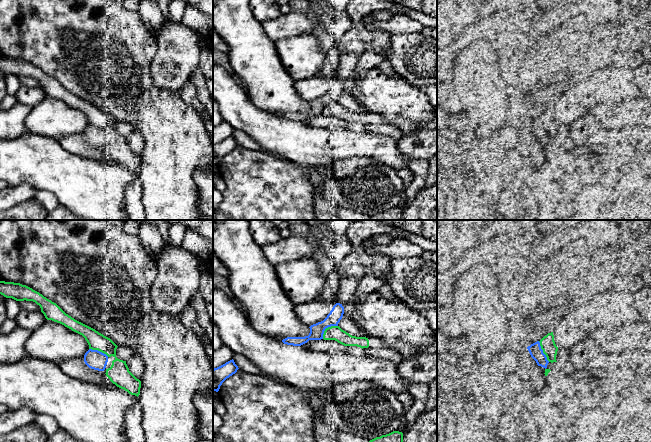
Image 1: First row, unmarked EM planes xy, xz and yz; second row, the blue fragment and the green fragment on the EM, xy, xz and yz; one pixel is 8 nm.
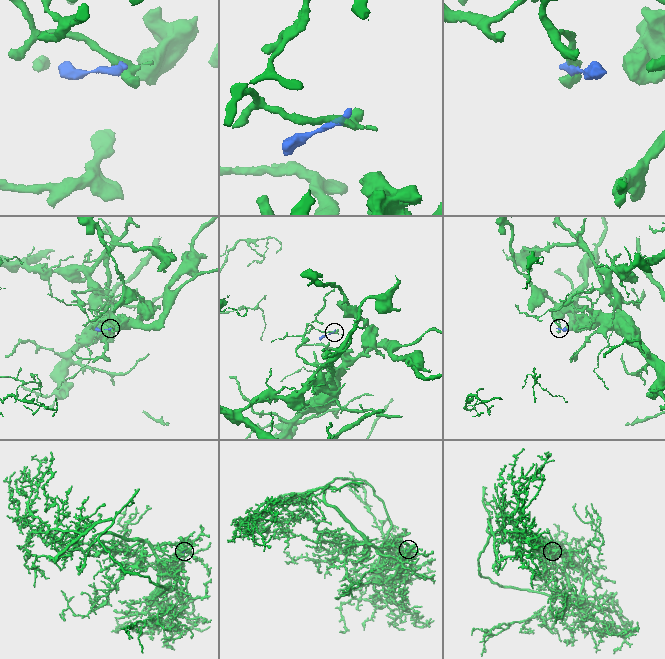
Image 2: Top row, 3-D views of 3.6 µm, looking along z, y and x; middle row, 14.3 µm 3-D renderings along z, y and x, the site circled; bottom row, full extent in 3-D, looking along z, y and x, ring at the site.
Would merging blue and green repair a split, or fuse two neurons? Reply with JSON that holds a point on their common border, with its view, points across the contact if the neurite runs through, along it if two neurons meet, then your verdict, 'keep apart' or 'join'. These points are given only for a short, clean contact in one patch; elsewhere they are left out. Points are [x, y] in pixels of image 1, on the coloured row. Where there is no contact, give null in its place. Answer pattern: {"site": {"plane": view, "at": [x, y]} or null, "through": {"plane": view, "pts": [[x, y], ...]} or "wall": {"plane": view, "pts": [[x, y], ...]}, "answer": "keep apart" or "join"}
{"site": {"plane": "xz", "at": [326, 327]}, "answer": "join"}

